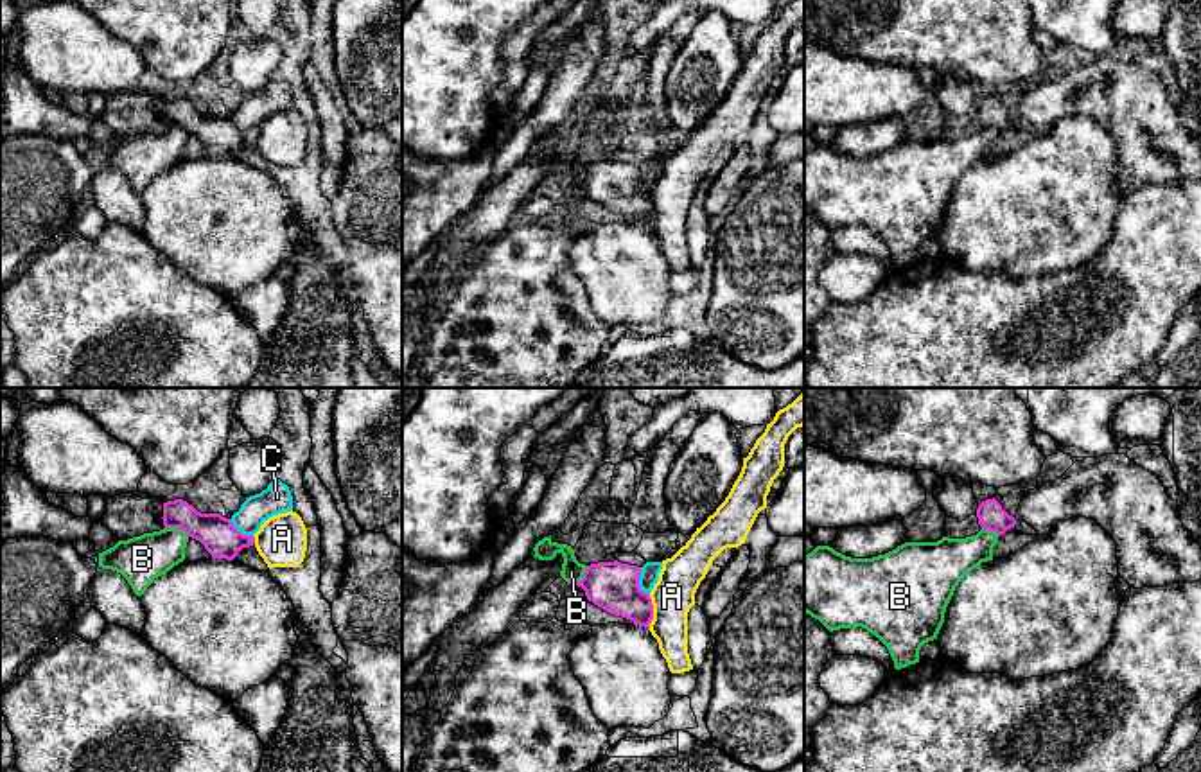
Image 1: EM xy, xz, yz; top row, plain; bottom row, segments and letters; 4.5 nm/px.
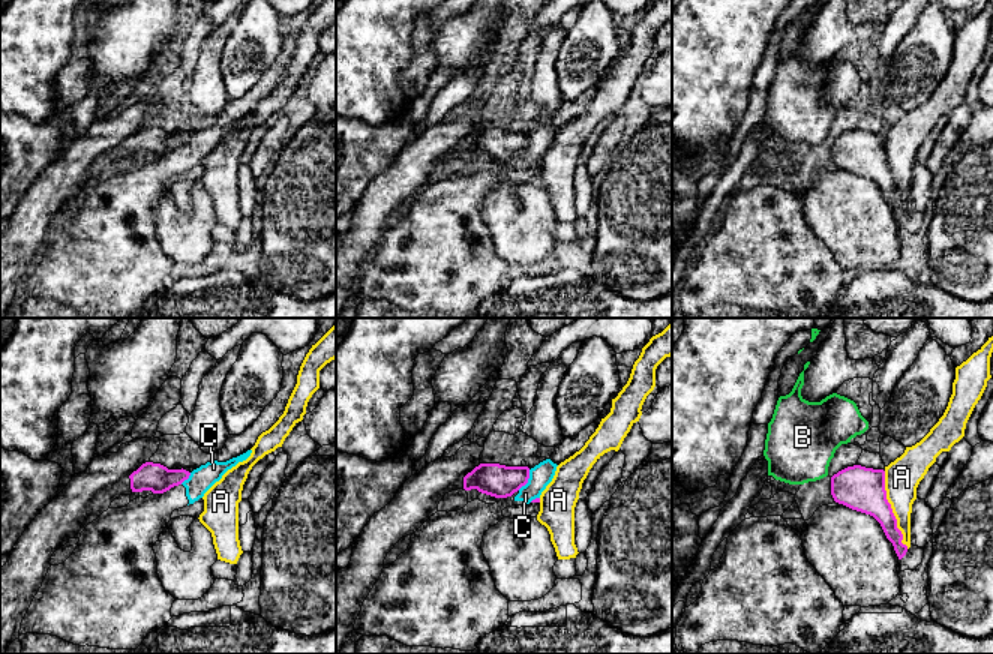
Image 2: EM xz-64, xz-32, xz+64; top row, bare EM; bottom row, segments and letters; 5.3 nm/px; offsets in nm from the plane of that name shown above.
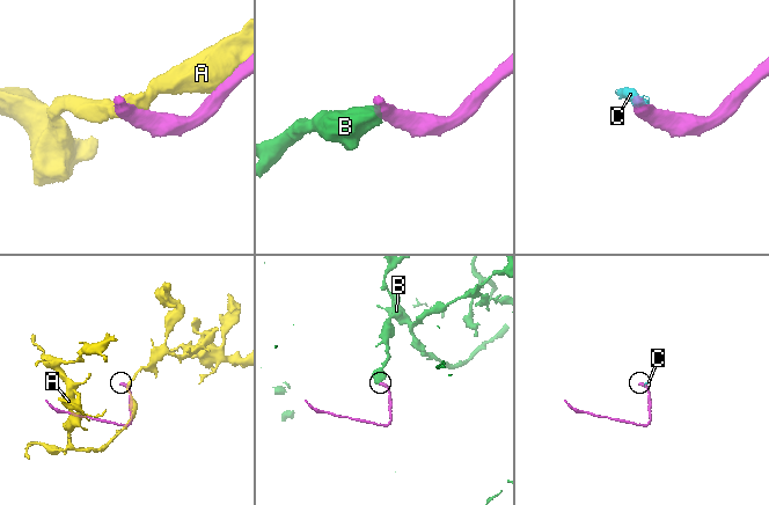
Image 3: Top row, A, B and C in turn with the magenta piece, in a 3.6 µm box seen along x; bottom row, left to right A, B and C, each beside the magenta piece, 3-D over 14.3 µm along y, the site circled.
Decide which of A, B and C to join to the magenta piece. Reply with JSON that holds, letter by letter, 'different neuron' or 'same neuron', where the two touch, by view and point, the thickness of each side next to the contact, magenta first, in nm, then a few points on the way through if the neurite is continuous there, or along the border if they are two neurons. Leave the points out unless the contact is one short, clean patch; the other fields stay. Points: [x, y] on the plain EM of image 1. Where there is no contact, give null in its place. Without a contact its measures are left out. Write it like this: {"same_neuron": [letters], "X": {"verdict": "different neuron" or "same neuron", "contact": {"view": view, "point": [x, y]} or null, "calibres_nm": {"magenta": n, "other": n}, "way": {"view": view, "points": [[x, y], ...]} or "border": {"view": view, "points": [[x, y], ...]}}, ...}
{"same_neuron": [], "A": {"verdict": "different neuron", "contact": {"view": "xz", "point": [652, 210]}, "calibres_nm": {"magenta": 220, "other": 190}}, "B": {"verdict": "different neuron", "contact": {"view": "xz", "point": [582, 176]}, "calibres_nm": {"magenta": 220, "other": 100}, "border": {"view": "xz", "points": [[587, 164], [578, 178], [568, 180]]}}, "C": {"verdict": "different neuron", "contact": {"view": "xz", "point": [638, 180]}, "calibres_nm": {"magenta": 220, "other": 80}, "border": {"view": "xz", "points": [[638, 166], [639, 185], [648, 192]]}}}

